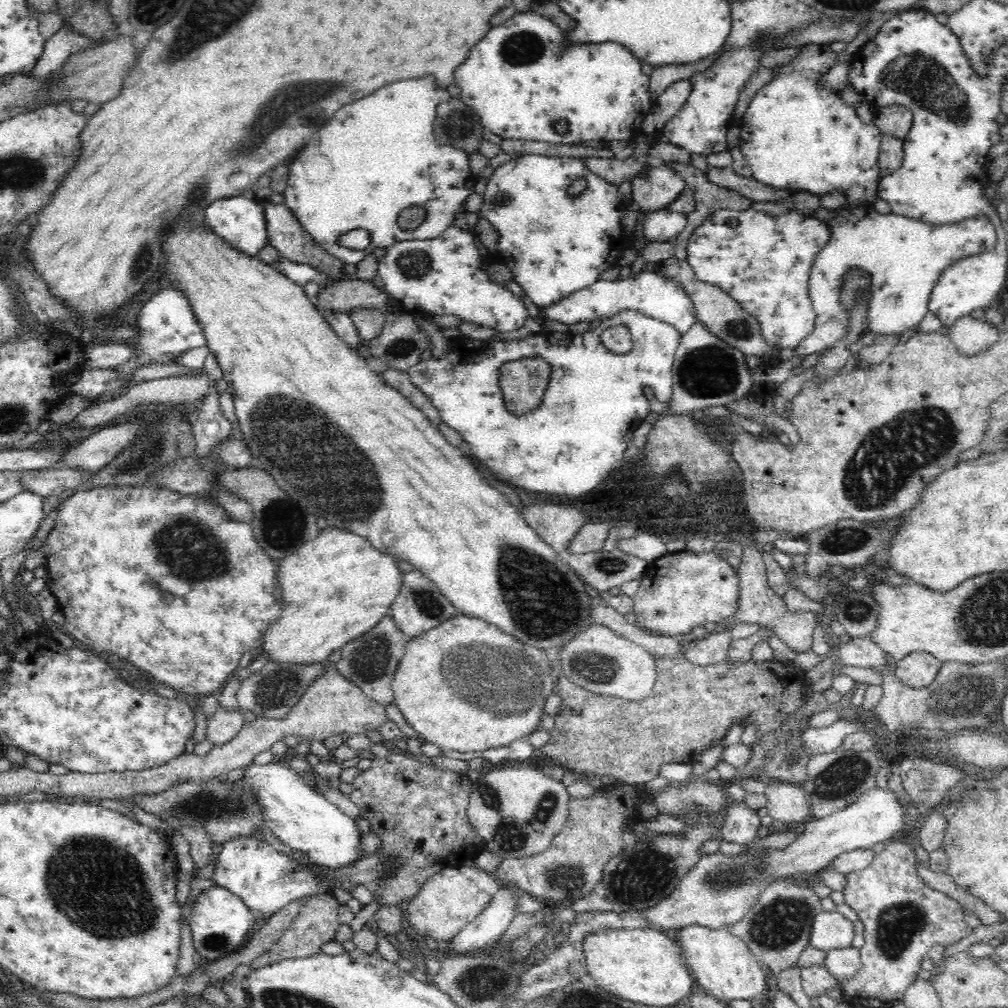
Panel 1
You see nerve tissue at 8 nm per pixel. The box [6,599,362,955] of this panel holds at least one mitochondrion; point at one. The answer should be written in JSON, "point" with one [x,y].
{"point":[89,880]}

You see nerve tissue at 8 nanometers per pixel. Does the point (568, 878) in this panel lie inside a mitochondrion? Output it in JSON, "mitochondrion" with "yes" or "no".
{"mitochondrion":"yes"}

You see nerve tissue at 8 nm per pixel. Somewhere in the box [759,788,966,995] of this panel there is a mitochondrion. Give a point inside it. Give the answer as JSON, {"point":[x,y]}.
{"point":[898,924]}

